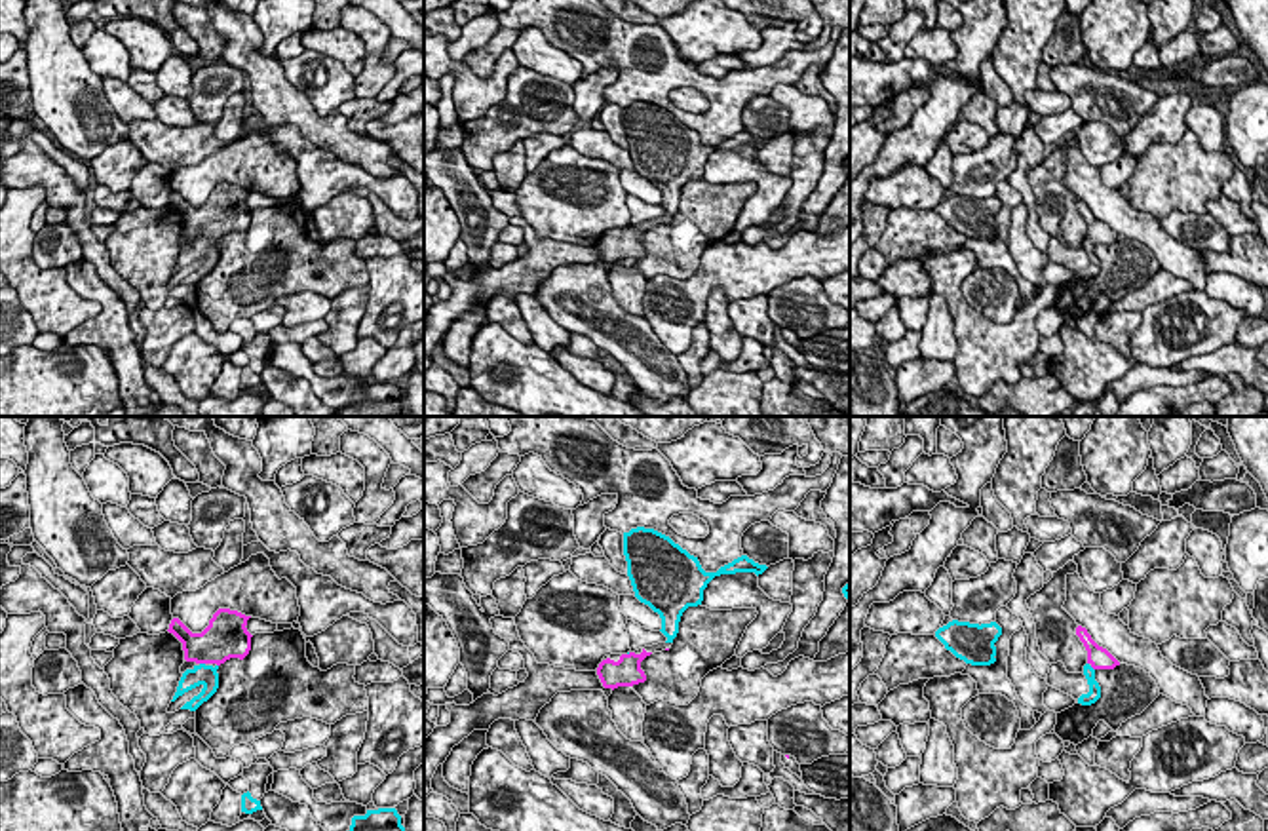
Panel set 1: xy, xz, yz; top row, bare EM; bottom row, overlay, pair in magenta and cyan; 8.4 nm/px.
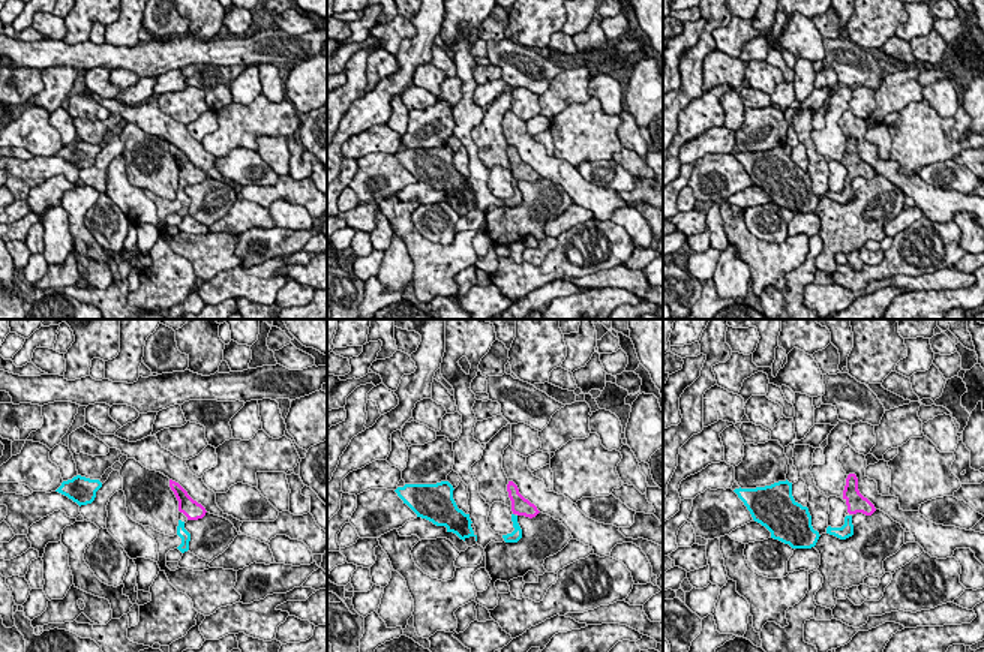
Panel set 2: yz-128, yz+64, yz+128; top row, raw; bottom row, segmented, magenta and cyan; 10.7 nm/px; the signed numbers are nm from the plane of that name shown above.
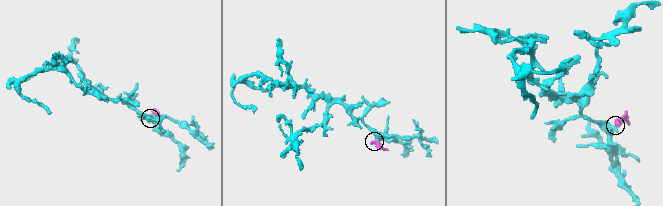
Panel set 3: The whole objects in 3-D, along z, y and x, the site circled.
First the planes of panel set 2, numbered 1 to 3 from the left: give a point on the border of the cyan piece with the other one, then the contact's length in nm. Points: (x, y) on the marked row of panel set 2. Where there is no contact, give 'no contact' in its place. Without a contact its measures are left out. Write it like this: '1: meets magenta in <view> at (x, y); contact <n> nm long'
1: no contact
2: no contact
3: no contact

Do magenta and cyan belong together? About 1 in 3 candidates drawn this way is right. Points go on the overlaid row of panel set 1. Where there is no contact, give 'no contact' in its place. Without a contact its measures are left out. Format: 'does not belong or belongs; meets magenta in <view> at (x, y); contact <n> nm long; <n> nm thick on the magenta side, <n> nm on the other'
belongs; meets magenta in yz at (1092, 666); contact 100 nm long; 190 nm thick on the magenta side, 120 nm on the other

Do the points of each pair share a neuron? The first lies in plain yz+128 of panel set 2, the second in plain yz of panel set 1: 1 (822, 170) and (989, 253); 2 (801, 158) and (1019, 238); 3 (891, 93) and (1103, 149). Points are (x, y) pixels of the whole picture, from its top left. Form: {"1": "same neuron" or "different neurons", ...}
{"1": "different neurons", "2": "same neuron", "3": "different neurons"}

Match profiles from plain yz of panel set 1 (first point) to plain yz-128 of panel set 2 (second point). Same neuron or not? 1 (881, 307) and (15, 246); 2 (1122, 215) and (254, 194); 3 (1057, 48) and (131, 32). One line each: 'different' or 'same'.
1: different
2: different
3: different

